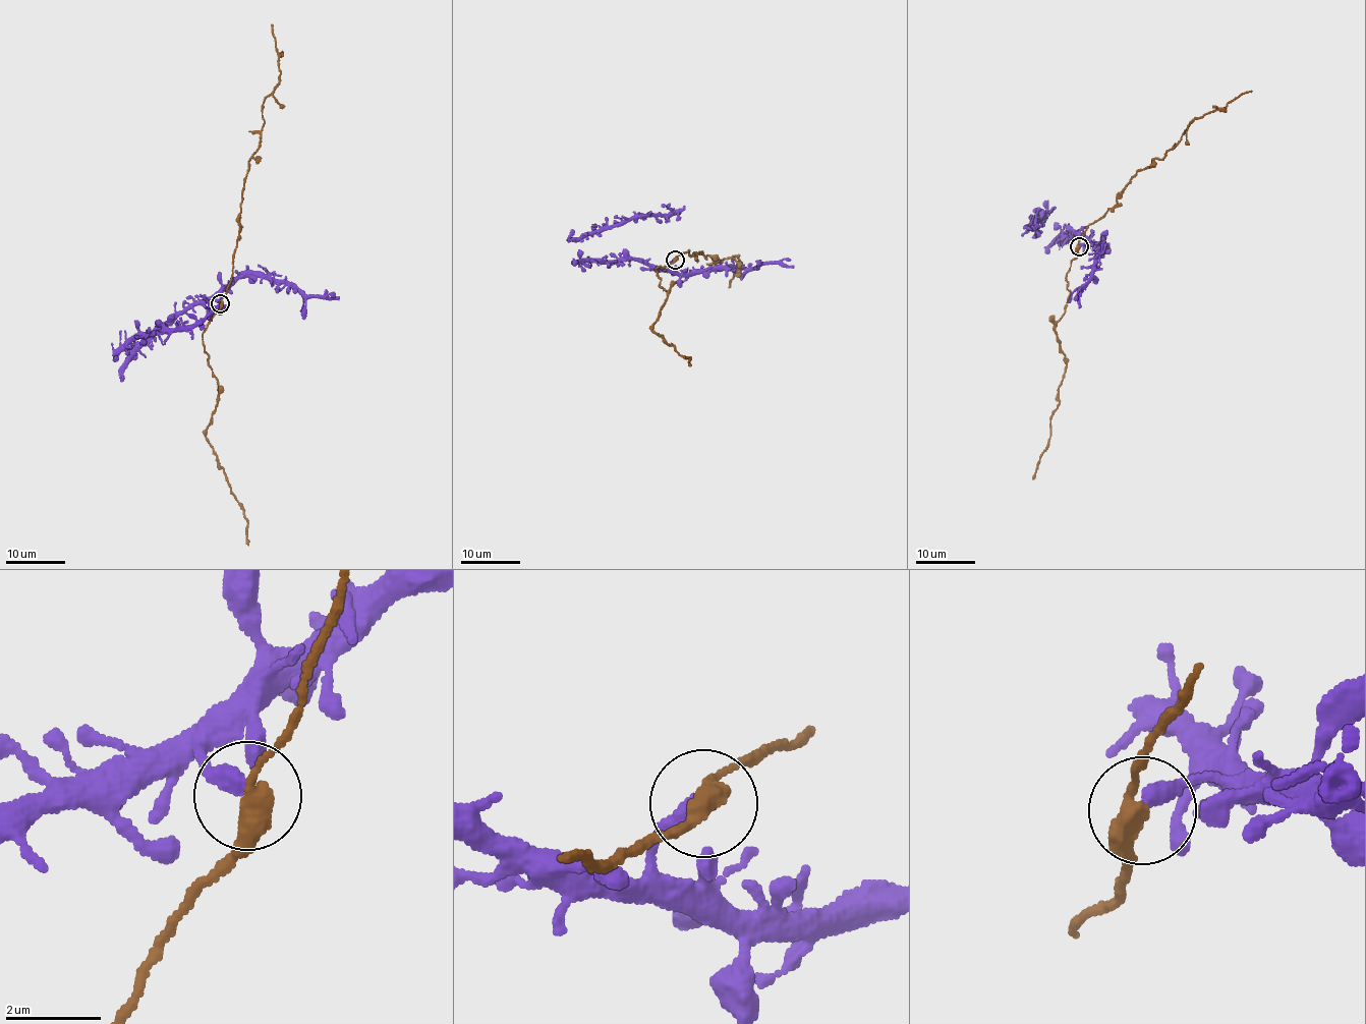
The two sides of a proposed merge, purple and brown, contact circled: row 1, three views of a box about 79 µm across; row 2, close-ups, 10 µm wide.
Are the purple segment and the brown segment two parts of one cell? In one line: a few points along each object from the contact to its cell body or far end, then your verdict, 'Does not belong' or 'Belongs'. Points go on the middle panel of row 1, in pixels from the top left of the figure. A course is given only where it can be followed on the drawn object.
Course of purple: (674, 260), (666, 270), (656, 270), (624, 259), (584, 261), (578, 249), (580, 238), (671, 213), (663, 207). Course of brown: (675, 260), (689, 249), (690, 254), (696, 257), (698, 251), (716, 262), (738, 256), (737, 273), (728, 286). Belongs

